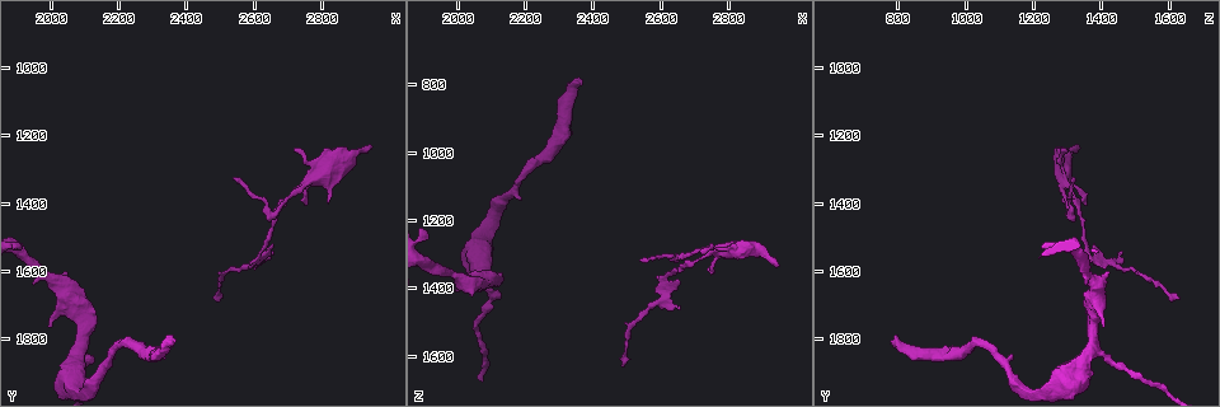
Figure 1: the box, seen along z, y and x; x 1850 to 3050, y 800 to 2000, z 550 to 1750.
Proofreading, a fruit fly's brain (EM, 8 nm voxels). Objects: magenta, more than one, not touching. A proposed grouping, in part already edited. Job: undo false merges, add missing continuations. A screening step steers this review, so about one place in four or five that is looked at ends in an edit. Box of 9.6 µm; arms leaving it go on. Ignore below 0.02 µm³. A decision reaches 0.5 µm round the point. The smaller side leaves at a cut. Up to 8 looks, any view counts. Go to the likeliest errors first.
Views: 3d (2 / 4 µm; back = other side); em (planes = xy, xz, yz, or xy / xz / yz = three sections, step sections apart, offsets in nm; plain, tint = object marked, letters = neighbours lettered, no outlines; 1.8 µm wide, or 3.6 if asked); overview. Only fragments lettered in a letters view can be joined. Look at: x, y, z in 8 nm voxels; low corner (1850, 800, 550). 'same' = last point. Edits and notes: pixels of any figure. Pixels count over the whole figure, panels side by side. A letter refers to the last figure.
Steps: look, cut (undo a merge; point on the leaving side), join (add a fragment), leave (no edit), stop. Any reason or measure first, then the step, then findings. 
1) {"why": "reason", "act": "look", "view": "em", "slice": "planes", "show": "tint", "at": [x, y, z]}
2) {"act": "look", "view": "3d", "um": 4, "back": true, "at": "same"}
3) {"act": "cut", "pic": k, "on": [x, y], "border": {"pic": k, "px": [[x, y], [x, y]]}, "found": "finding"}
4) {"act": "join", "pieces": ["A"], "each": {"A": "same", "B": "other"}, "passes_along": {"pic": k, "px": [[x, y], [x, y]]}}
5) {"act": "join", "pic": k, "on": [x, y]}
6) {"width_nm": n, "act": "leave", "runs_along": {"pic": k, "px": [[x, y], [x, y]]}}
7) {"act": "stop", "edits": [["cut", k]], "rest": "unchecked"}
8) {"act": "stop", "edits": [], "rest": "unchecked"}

{"why": "branch stops here", "act": "look", "view": "3d", "um": 2, "at": [2360, 1790, 790]}

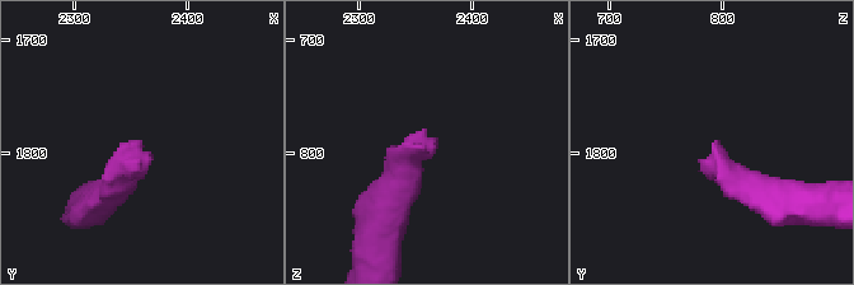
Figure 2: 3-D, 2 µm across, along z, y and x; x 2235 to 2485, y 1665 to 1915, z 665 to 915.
{"why": "need the tissue", "act": "look", "view": "em", "slice": "xz", "step": 16, "show": "tint", "at": [2356, 1786, 792]}

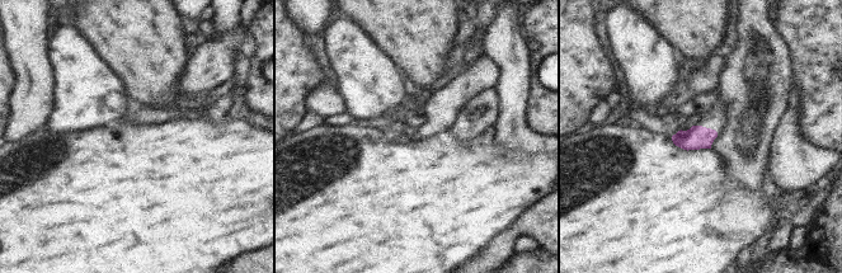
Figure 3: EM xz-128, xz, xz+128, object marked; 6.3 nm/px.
{"why": "cut it another way", "act": "look", "view": "em", "slice": "planes", "show": "letters", "at": "same"}

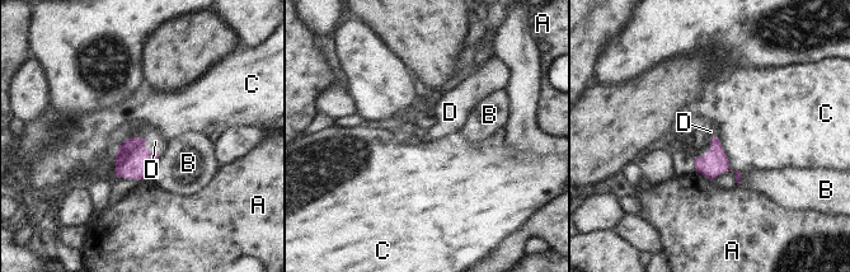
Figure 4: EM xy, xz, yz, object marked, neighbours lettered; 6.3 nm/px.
{"act": "join", "pieces": ["D"], "each": {"A": "other", "B": "other", "C": "other", "D": "same"}, "found": "the cell continues"}

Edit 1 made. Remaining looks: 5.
{"why": "an open end", "act": "look", "view": "3d", "um": 4, "at": [2950, 1240, 1340]}

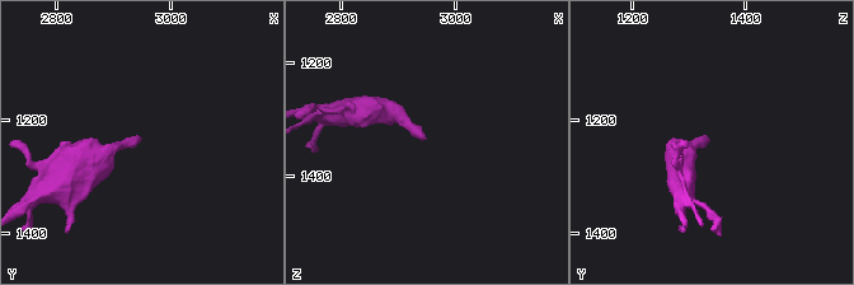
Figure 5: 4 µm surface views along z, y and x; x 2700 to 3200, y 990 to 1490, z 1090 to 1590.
{"act": "look", "view": "em", "slice": "xy", "step": 16, "show": "tint", "at": [2950, 1235, 1330]}

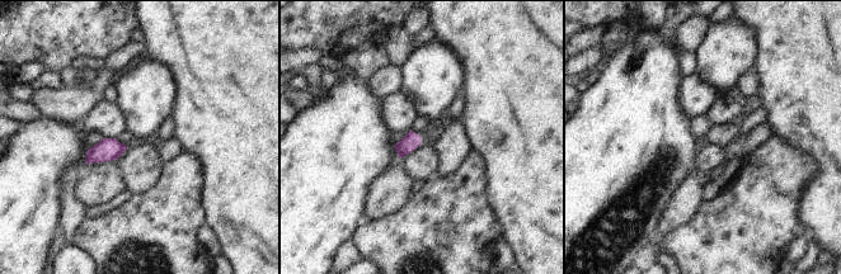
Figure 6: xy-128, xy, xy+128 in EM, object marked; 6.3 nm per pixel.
{"act": "look", "view": "em", "slice": "xz", "step": 4, "show": "letters", "at": "same"}

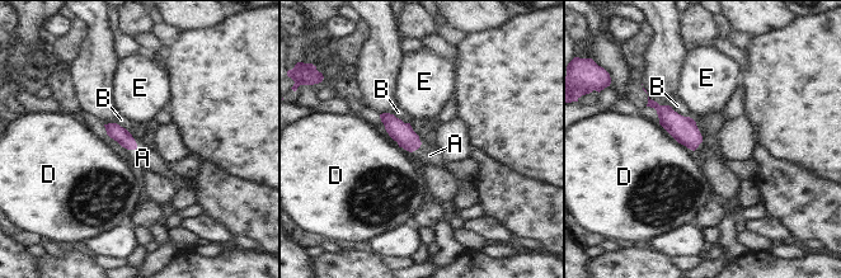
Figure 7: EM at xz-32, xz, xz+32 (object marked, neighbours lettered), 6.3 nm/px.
{"act": "join", "pieces": ["A"], "each": {"A": "same", "B": "other", "D": "other", "E": "other"}, "passes_along": {"pic": 7, "px": [[122, 136], [135, 149], [142, 158]]}, "found": "it goes on there"}

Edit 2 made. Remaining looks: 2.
{"why": "thin end", "act": "look", "view": "em", "slice": "xy", "step": 4, "show": "letters", "at": [2720, 1240, 1290]}

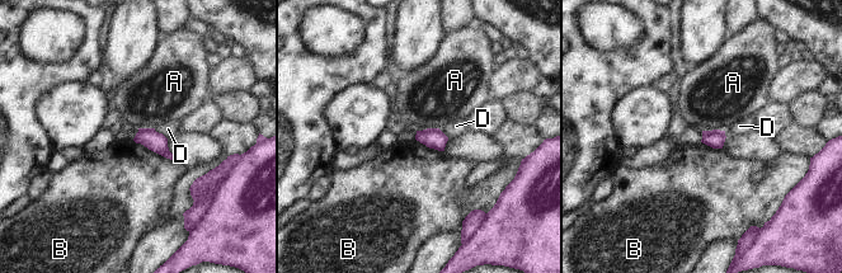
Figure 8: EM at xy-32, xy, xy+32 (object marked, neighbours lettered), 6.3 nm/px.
{"act": "leave", "each": {"A": "other", "B": "other", "D": "other"}, "border": {"pic": 8, "px": [[154, 128], [167, 139]]}, "found": "no lettered fragment goes on from it"}

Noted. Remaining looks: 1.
{"act": "stop", "edits": [["join", 4], ["join", 7]], "rest": "unchecked"}

